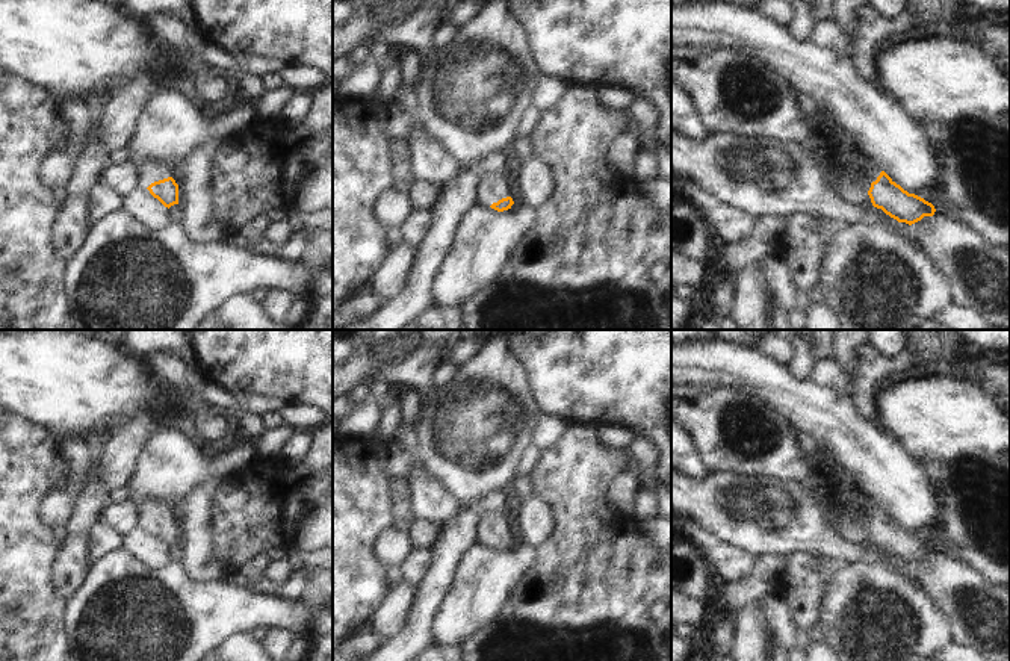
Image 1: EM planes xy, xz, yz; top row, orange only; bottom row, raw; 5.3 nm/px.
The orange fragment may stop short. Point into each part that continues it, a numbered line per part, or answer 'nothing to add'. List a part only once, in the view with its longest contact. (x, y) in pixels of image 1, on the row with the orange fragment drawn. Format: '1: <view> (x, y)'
1: xy (148, 171).

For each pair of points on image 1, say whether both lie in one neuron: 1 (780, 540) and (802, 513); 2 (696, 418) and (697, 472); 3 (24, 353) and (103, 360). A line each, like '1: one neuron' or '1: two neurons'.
1: one neuron
2: two neurons
3: one neuron

